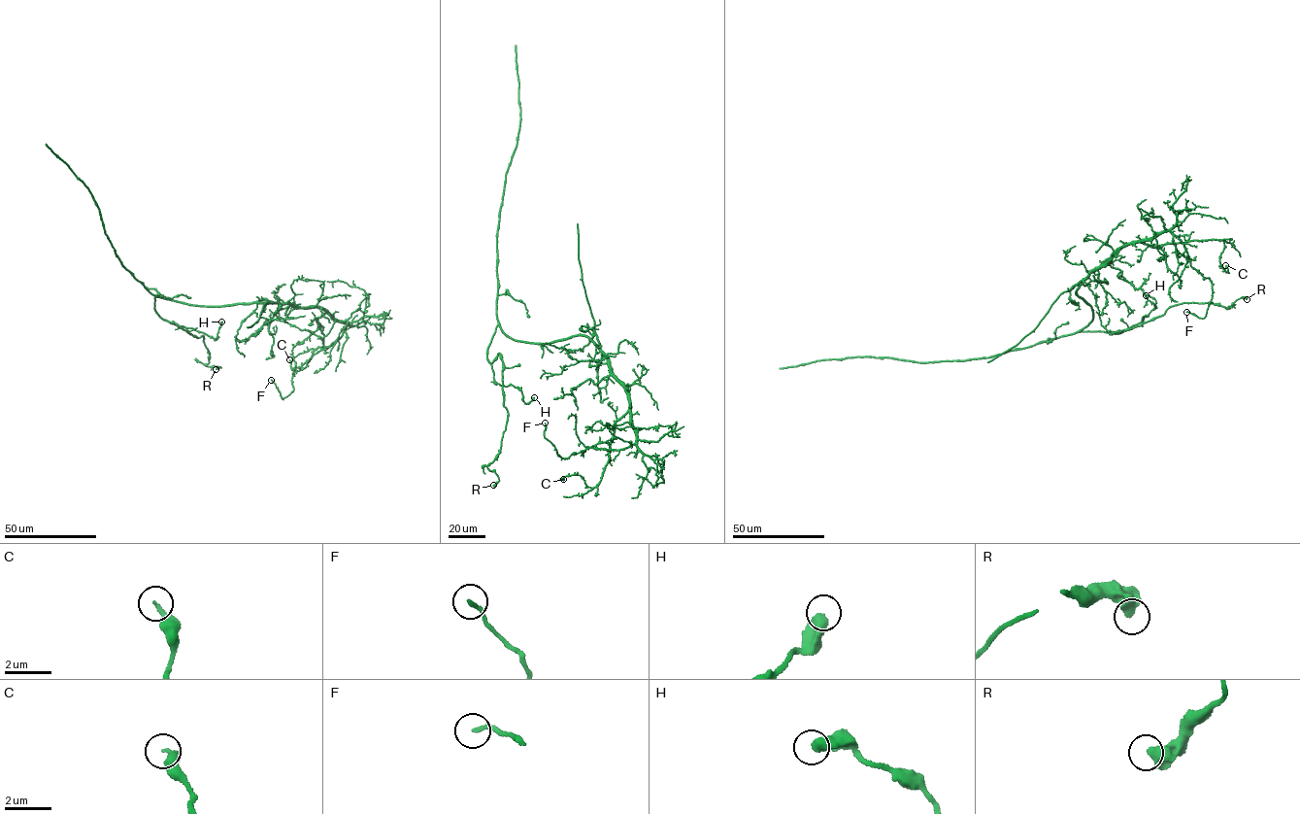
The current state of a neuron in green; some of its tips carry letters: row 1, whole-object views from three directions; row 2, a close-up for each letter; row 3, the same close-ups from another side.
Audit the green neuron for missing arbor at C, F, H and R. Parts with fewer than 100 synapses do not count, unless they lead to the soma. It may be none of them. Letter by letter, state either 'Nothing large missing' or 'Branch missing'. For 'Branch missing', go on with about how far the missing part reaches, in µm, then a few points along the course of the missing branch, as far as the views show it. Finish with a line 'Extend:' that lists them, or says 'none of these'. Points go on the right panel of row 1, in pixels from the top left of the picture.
C: Nothing large missing
F: Nothing large missing
H: Nothing large missing
R: Nothing large missing
Extend: none of these

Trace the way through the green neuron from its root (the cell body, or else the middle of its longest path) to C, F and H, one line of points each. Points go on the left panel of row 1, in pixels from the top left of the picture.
C: (186, 304), (257, 302), (323, 309), (326, 313), (317, 321), (324, 344), (299, 370), (289, 359)
F: (186, 304), (316, 306), (347, 325), (338, 340), (295, 367), (289, 395), (283, 398), (271, 380)
H: (186, 304), (158, 296), (154, 298), (155, 310), (171, 323), (190, 327), (216, 339), (221, 322)

